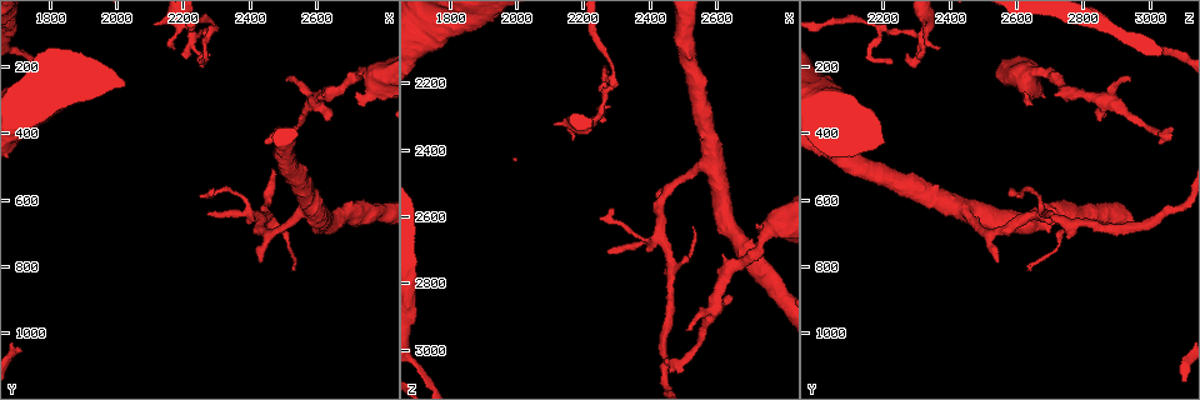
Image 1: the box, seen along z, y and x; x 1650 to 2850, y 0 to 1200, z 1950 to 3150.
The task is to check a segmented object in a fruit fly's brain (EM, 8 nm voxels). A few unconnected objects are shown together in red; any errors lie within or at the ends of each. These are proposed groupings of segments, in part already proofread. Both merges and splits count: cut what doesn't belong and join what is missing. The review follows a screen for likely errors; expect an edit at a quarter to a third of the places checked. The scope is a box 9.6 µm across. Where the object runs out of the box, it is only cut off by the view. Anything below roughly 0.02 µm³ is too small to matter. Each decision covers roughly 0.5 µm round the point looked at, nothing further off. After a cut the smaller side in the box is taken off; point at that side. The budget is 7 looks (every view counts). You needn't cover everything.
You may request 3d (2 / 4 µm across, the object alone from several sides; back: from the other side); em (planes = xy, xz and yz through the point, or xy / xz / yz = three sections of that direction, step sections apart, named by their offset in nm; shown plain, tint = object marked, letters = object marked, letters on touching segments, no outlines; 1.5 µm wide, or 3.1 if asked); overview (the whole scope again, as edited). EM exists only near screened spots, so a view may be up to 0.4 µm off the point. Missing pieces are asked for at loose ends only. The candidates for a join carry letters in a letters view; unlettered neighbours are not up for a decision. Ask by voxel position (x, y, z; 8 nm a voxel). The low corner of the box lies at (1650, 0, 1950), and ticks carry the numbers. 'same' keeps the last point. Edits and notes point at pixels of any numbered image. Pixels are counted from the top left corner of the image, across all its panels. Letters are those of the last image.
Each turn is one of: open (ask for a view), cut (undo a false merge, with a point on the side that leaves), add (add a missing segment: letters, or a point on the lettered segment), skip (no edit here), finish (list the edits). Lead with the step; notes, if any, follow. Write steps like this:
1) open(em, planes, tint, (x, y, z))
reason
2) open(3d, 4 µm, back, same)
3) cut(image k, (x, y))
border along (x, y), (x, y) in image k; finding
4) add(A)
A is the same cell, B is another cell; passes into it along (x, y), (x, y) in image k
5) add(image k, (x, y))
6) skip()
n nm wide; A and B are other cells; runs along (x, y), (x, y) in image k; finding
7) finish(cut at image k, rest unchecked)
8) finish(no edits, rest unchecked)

open(3d, 4 µm, (2430, 790, 2550))
branch stops here

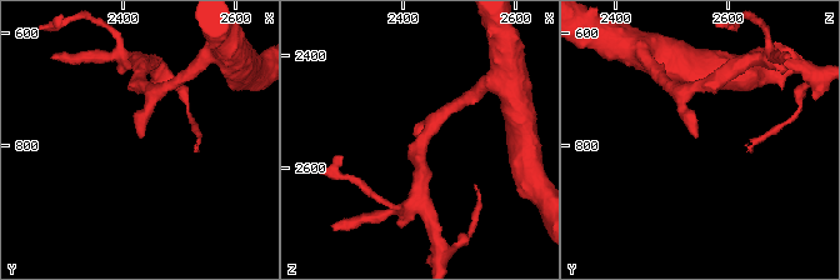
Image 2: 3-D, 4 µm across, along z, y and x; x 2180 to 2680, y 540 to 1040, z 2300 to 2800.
open(em, planes, tint, (2425, 785, 2550))

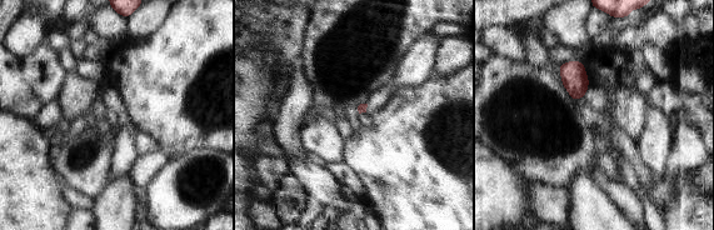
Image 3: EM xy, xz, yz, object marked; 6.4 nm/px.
open(em, planes, letters, same)

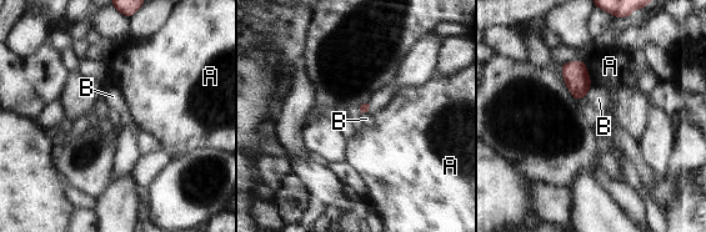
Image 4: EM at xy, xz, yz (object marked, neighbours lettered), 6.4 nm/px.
skip()
A touches over 140 nm; A and B are other cells; border along (592, 82), (586, 97) in image 4; no lettered segment goes on from it

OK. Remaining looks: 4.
open(em, yz, step 4, letters, (2510, 240, 2940))
free end

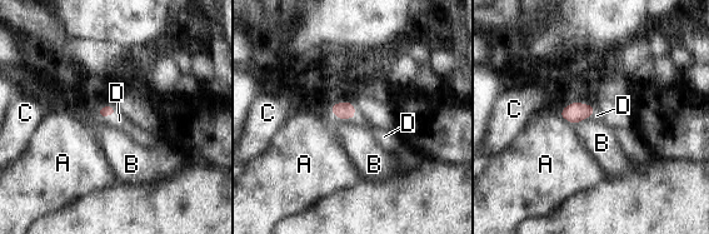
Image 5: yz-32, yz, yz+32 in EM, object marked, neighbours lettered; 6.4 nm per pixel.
open(em, xz, step 4, letters, same)

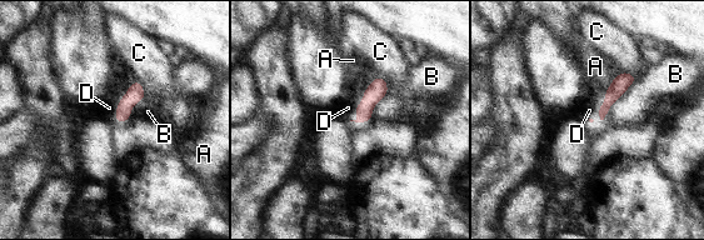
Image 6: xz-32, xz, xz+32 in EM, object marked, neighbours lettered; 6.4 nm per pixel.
add(D)
D is the same cell, A, B and C are other cells; passes into it along (378, 89), (355, 109), (348, 108) in image 6; it goes on there

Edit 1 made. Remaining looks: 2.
finish(add at image 6, rest unchecked)

